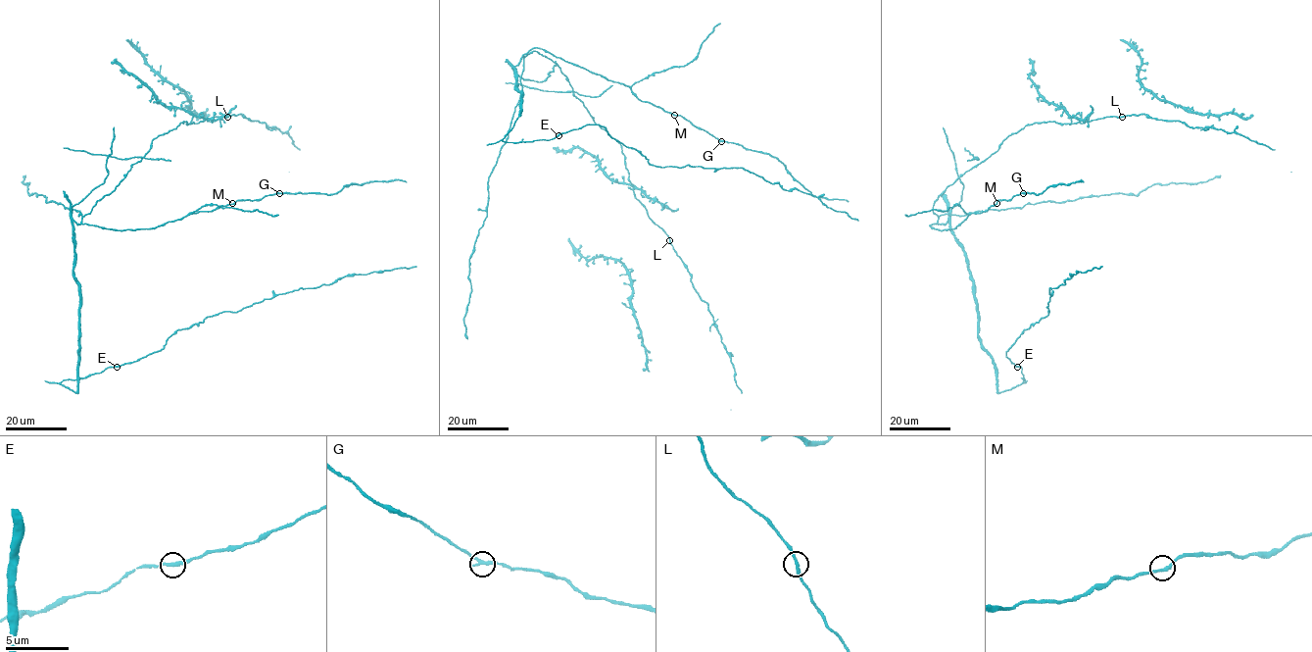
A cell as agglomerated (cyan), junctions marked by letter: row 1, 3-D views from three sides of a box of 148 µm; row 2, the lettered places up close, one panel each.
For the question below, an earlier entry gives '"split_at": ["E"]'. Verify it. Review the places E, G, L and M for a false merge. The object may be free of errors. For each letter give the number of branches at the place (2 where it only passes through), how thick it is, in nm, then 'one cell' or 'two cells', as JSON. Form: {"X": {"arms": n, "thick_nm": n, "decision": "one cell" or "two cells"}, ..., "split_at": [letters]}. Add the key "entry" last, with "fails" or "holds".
{"E": {"arms": 2, "thick_nm": 280, "decision": "one cell"}, "G": {"arms": 2, "thick_nm": 260, "decision": "one cell"}, "L": {"arms": 2, "thick_nm": 260, "decision": "one cell"}, "M": {"arms": 2, "thick_nm": 260, "decision": "one cell"}, "split_at": [], "entry": "fails"}

